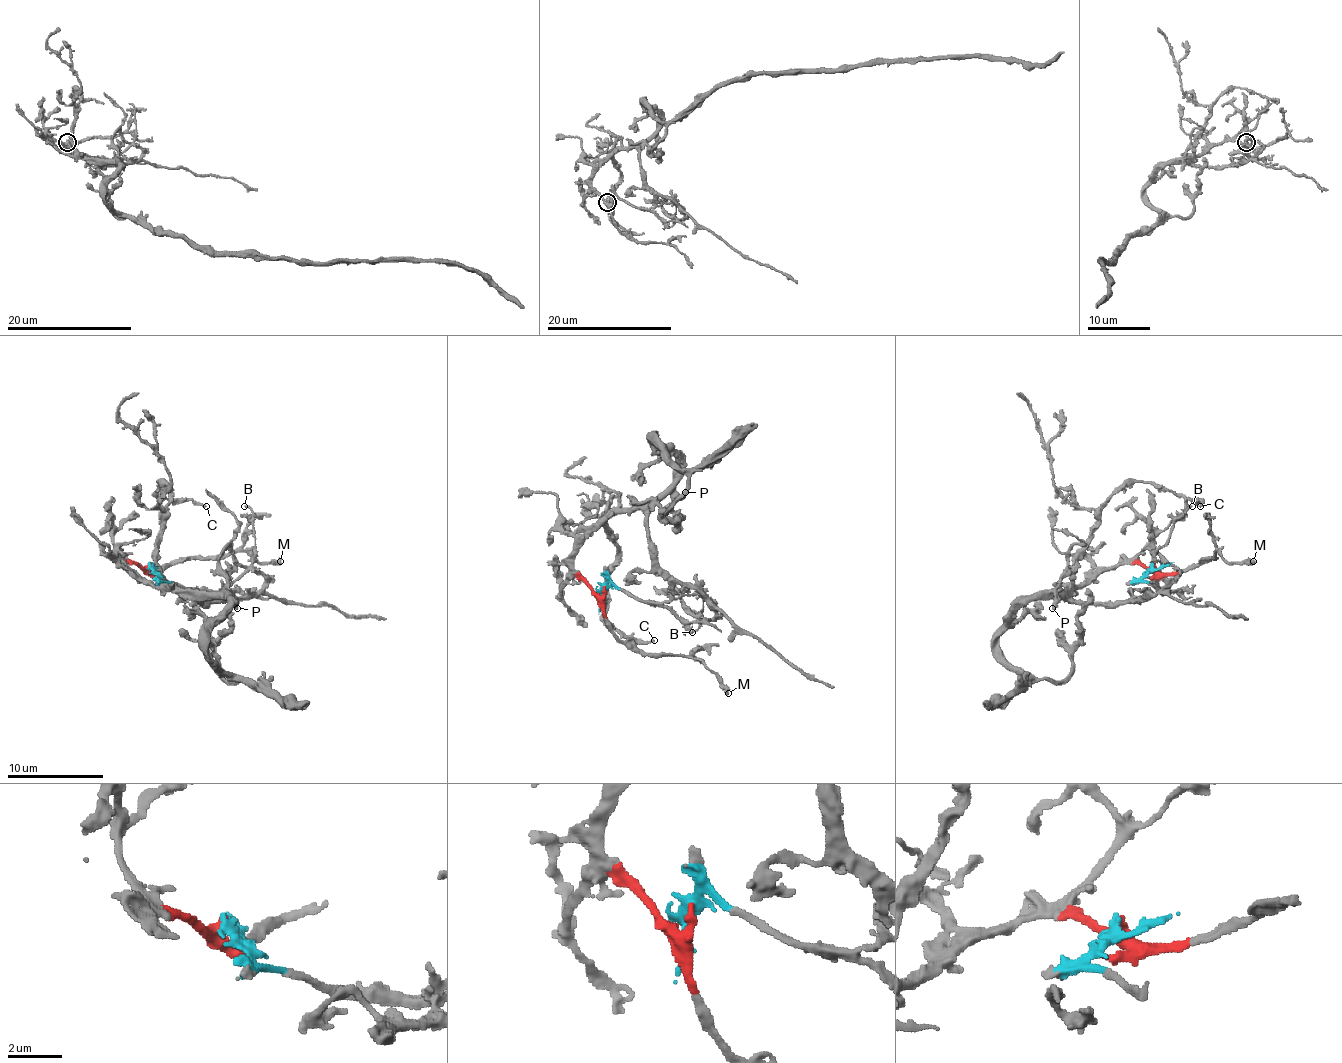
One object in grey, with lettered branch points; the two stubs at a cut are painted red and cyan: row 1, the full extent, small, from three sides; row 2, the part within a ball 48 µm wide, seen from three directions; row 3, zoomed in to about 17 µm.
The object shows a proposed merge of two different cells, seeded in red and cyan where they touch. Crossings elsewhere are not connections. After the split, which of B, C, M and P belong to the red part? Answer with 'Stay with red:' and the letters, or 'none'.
Stay with red: C, M, P

